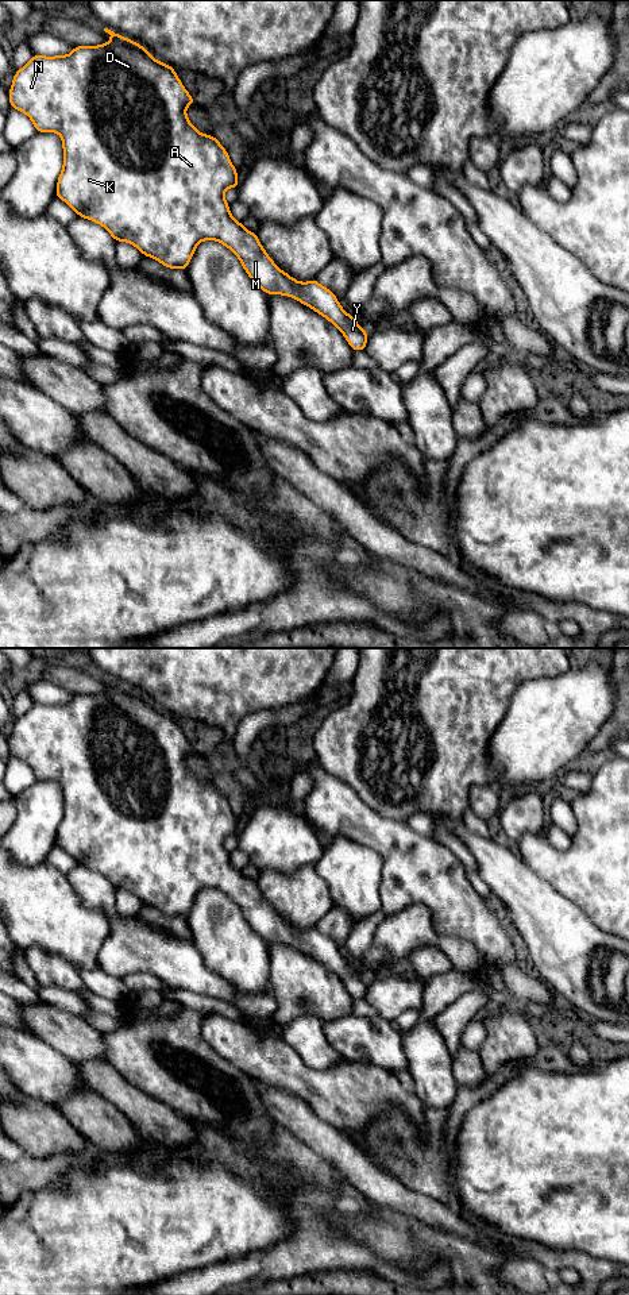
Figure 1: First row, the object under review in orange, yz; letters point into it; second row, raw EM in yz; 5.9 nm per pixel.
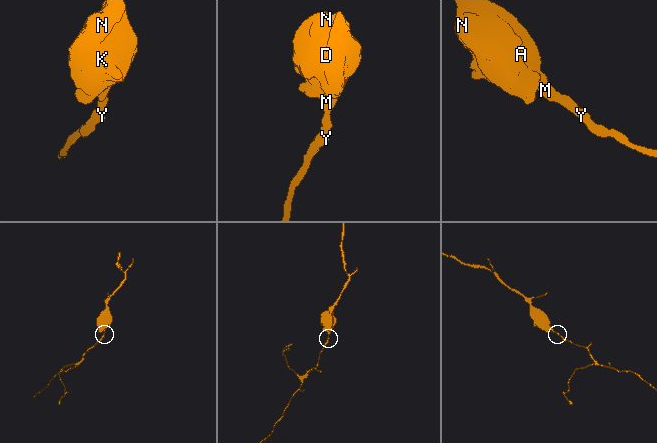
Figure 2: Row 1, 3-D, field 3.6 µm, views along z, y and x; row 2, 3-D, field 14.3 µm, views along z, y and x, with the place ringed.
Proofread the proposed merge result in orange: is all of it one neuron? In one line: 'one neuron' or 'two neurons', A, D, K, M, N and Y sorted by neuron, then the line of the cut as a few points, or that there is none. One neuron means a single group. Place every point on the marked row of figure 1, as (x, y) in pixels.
one neuron | A D K M N Y | no cut

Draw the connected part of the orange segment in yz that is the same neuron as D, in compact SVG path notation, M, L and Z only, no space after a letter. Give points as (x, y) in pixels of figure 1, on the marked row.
M104 28L112 38L99 46L74 46L67 55L34 54L12 77L9 105L26 113L36 132L55 132L62 138L63 166L57 181L55 197L65 201L77 216L103 226L116 242L135 246L169 269L186 270L196 247L202 240L217 240L228 247L243 269L266 294L298 300L325 317L346 338L354 351L366 350L367 331L348 315L333 292L317 280L300 282L282 271L265 251L256 232L247 231L232 217L224 200L228 188L239 188L238 170L216 136L202 135L189 122L185 108L196 104L184 88L174 68L153 58L139 43Z

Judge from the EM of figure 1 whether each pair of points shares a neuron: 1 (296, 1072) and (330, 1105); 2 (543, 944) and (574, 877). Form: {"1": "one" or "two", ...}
{"1": "one", "2": "two"}

